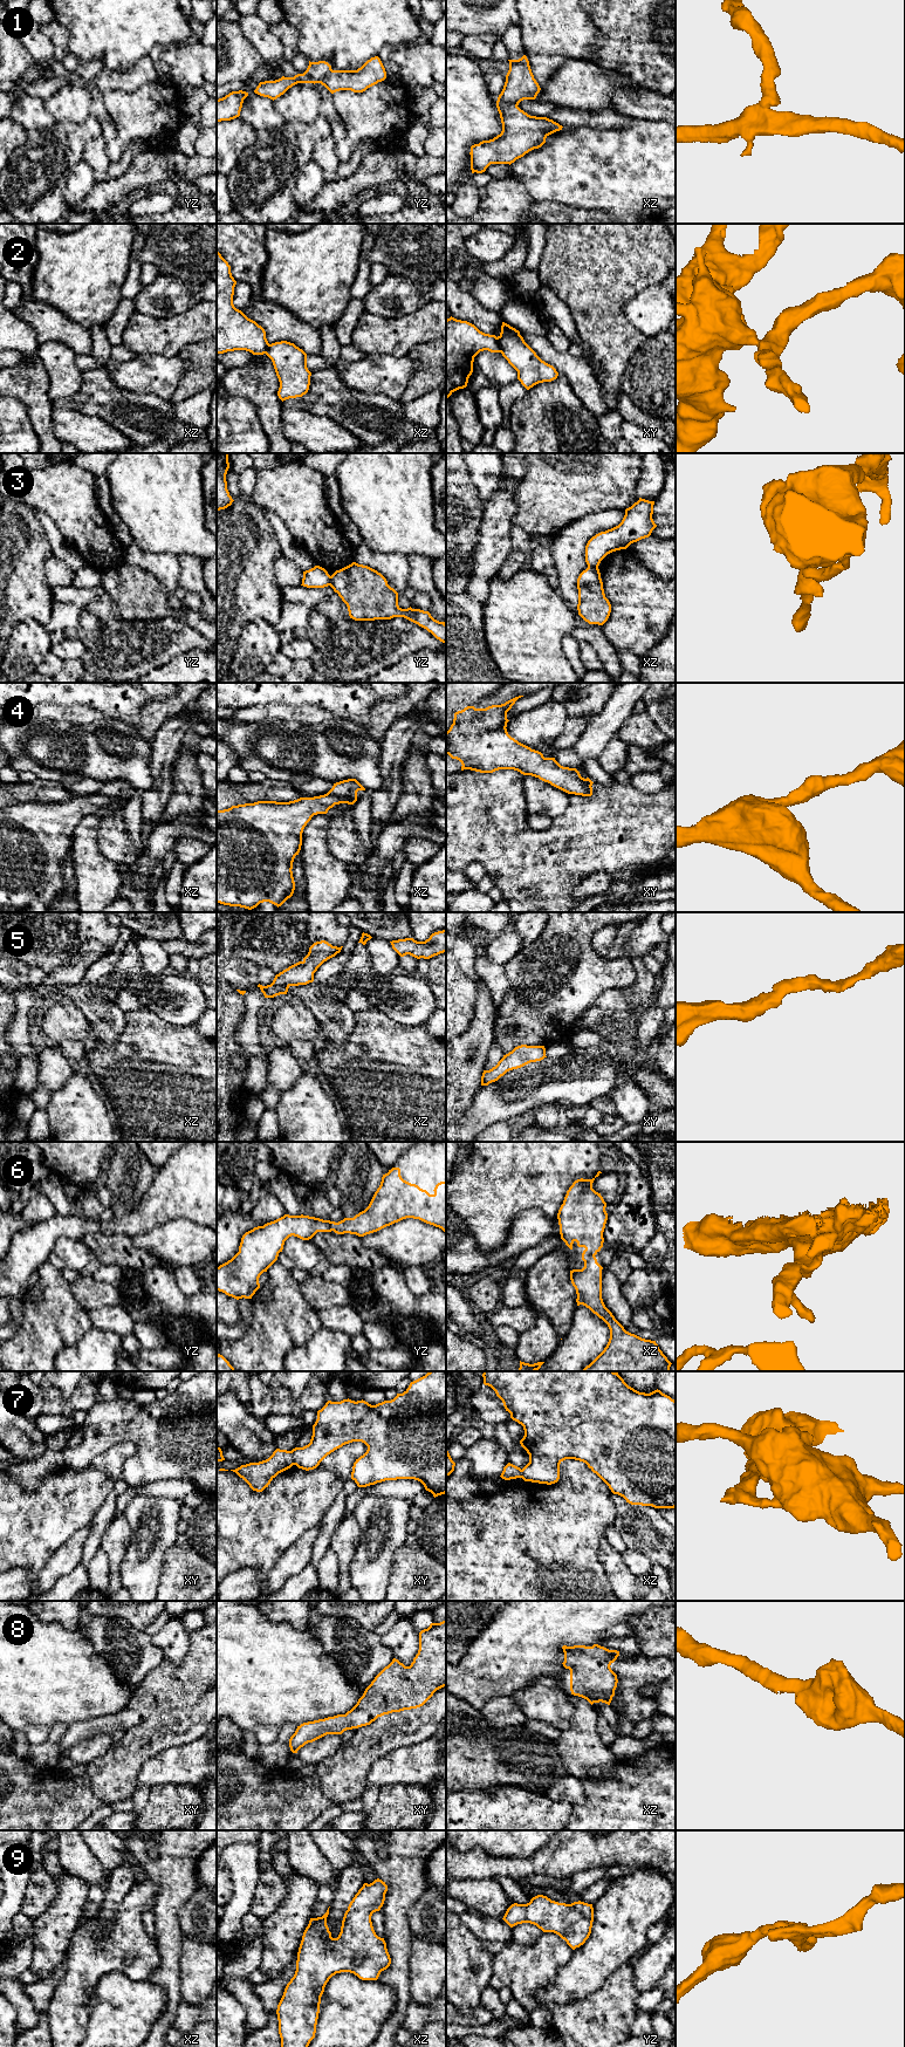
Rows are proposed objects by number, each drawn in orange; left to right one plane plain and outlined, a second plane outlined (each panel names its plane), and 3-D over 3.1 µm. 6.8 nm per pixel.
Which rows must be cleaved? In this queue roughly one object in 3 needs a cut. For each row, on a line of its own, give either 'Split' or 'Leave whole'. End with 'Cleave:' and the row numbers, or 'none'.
1: Split
2: Split
3: Split
4: Leave whole
5: Leave whole
6: Leave whole
7: Split
8: Leave whole
9: Leave whole
Cleave: 1, 2, 3, 7

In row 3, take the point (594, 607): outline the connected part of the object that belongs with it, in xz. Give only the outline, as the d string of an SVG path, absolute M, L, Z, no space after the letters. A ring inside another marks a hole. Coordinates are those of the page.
M588 567L577 578L578 615L589 624L603 625L611 612L598 568Z

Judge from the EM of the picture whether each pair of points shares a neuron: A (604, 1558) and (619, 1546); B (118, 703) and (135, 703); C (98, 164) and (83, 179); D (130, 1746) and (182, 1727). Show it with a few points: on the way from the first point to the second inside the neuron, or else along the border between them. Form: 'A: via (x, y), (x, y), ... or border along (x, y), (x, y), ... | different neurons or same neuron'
A: border along (605, 1538), (621, 1554) | different neurons
B: via (122, 703), (131, 703) | same neuron
C: border along (82, 157), (91, 169), (96, 182) | different neurons
D: via (143, 1741), (169, 1729) | same neuron

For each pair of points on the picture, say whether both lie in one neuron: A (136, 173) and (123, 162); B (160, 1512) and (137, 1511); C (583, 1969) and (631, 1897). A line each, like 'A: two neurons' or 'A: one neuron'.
A: two neurons
B: one neuron
C: one neuron

